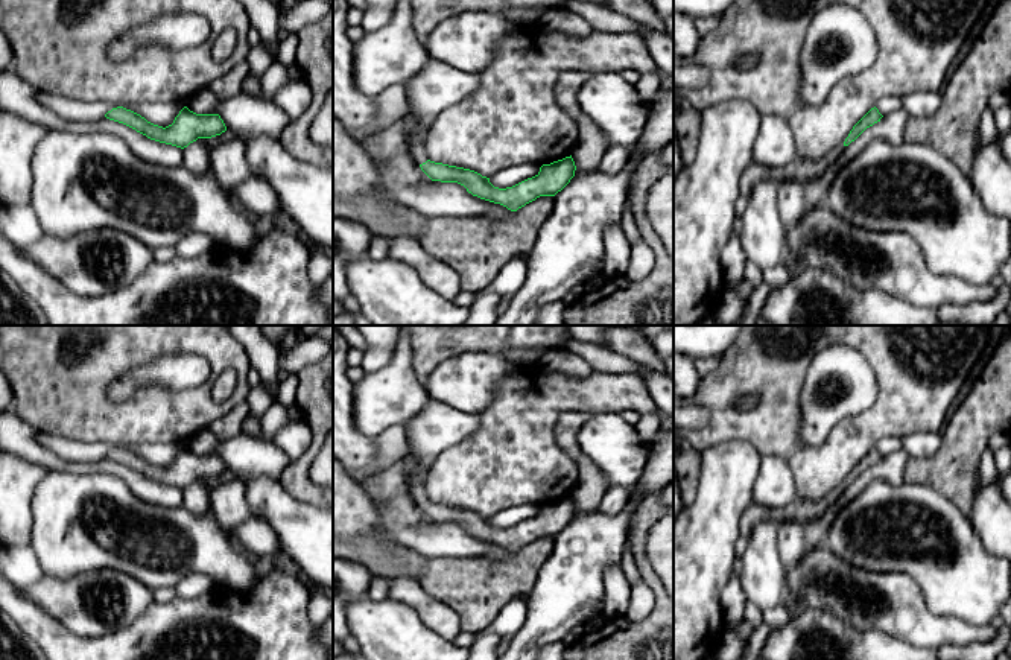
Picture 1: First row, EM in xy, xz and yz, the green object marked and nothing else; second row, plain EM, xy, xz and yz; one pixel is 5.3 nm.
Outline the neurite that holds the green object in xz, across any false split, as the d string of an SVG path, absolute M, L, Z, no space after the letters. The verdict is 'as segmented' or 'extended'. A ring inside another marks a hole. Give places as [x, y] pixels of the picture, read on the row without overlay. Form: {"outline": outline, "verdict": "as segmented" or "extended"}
{"outline": "M414 468L412 478L415 484L410 493L415 503L432 522L458 523L473 537L500 544L511 552L517 552L540 537L555 537L575 517L576 506L570 496L550 505L543 505L532 519L512 528L499 529L490 523L490 519L474 511L430 502L424 487L427 474L429 470Z", "verdict": "extended"}

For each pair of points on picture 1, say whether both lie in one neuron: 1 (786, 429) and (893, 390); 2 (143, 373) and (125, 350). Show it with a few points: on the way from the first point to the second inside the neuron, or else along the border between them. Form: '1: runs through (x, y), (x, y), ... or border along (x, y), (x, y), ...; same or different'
1: runs through (809, 453), (838, 453), (871, 420); same
2: border along (171, 353), (125, 370), (108, 387); different

